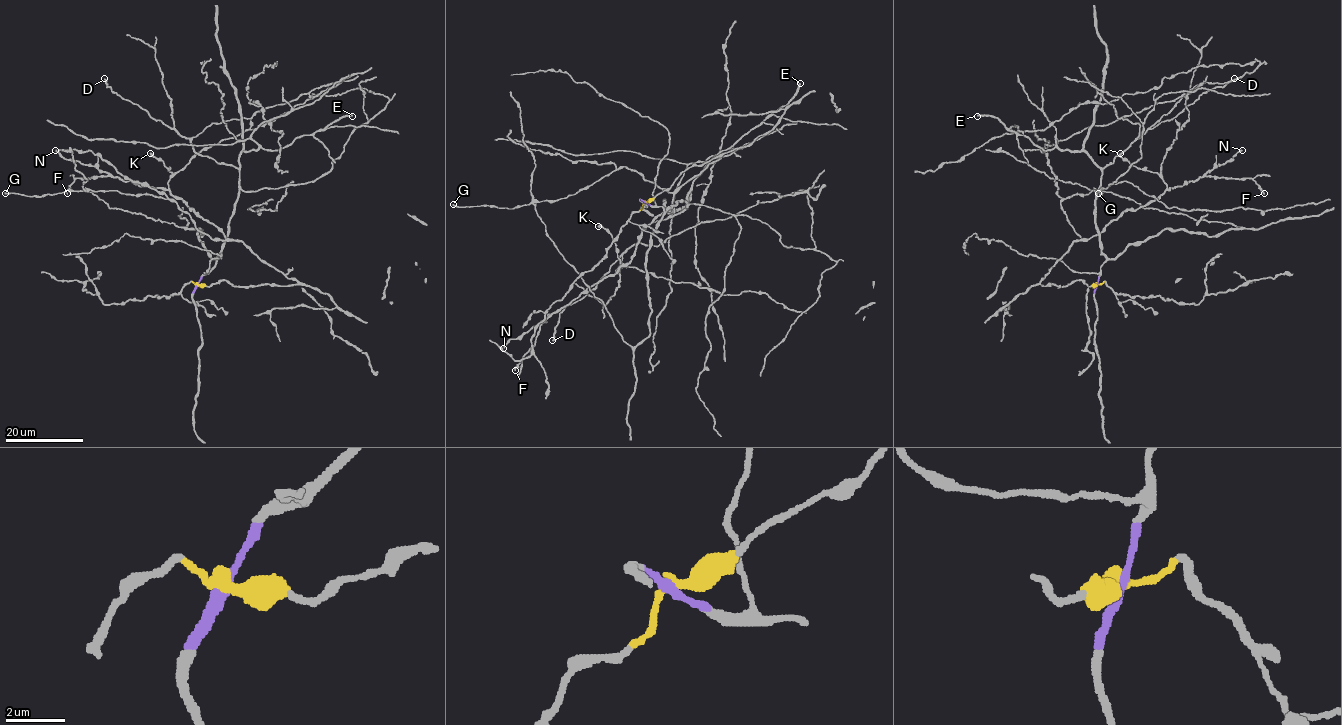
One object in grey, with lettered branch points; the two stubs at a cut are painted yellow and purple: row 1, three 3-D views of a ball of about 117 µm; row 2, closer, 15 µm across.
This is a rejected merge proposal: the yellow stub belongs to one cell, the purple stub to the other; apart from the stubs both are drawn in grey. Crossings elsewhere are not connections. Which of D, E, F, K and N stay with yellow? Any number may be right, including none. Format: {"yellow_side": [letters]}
{"yellow_side": ["F", "K", "N"]}

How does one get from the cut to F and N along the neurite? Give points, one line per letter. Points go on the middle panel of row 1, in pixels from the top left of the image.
F: (645, 202), (688, 168), (746, 146), (688, 180), (642, 230), (628, 262), (539, 326), (535, 344), (515, 370)
N: (645, 202), (688, 168), (746, 146), (688, 180), (671, 204), (642, 230), (634, 254), (614, 275), (503, 348)

